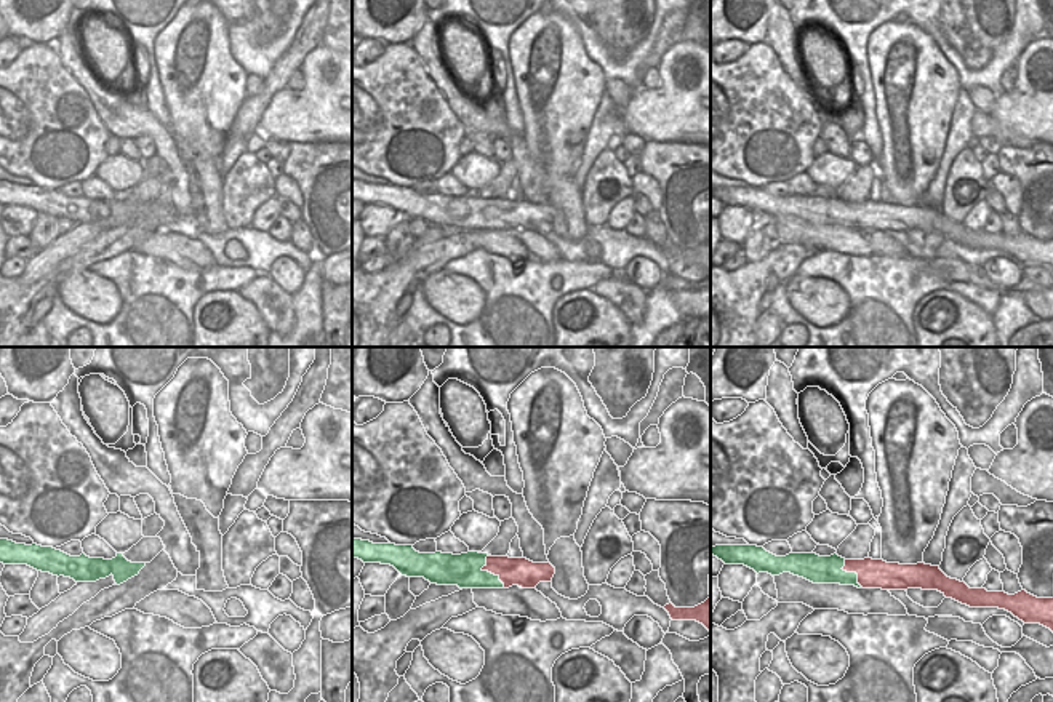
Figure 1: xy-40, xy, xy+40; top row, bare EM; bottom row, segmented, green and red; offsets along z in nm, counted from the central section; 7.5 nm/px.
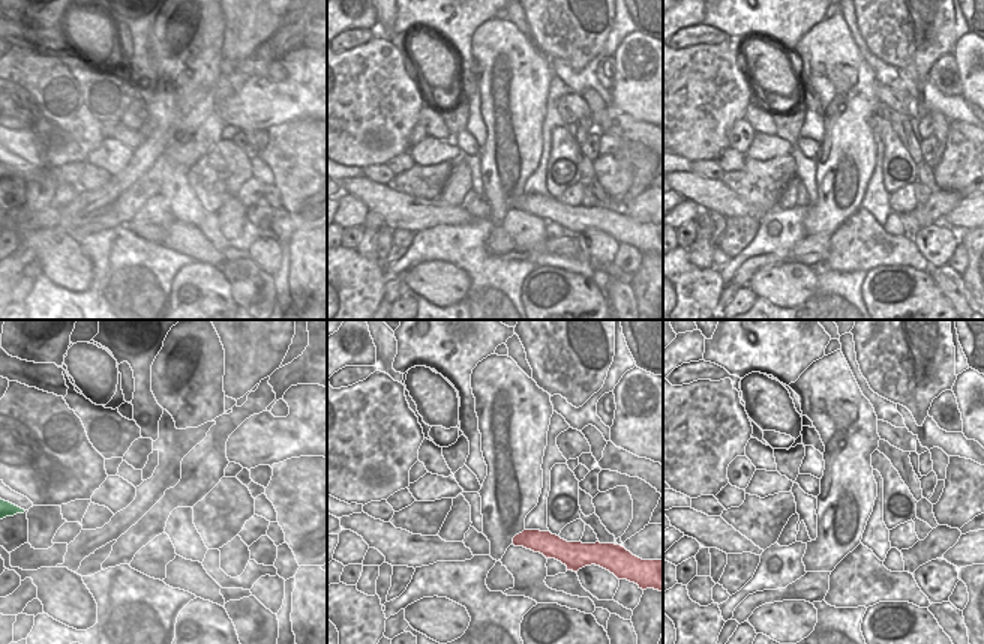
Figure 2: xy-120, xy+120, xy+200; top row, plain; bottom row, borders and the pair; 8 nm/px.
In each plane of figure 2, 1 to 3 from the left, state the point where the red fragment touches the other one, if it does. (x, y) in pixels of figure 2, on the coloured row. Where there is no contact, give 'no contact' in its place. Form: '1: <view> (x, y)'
1: no contact
2: no contact
3: no contact

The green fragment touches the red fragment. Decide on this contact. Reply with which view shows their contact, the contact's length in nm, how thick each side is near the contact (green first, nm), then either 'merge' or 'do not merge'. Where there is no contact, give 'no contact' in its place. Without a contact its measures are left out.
meets green in xy; contact 280 nm long; 260 nm thick on the green side, 220 nm on the other; merge

